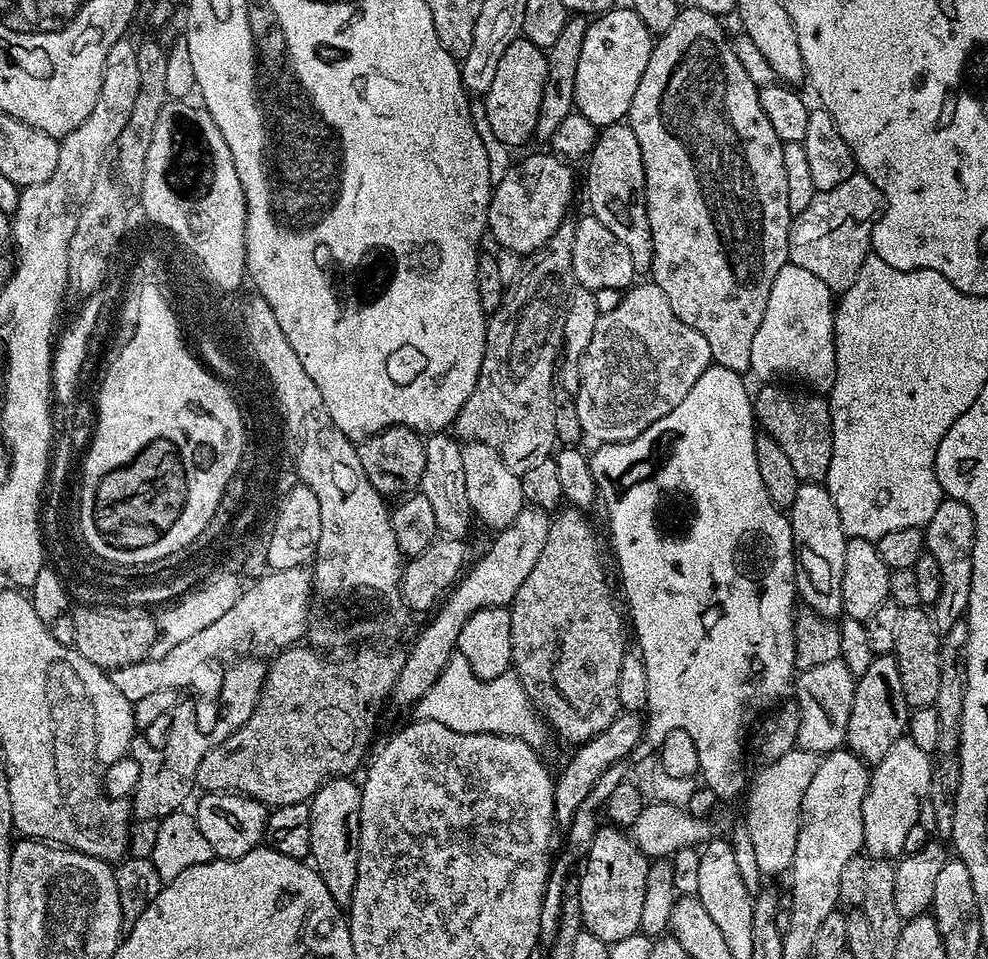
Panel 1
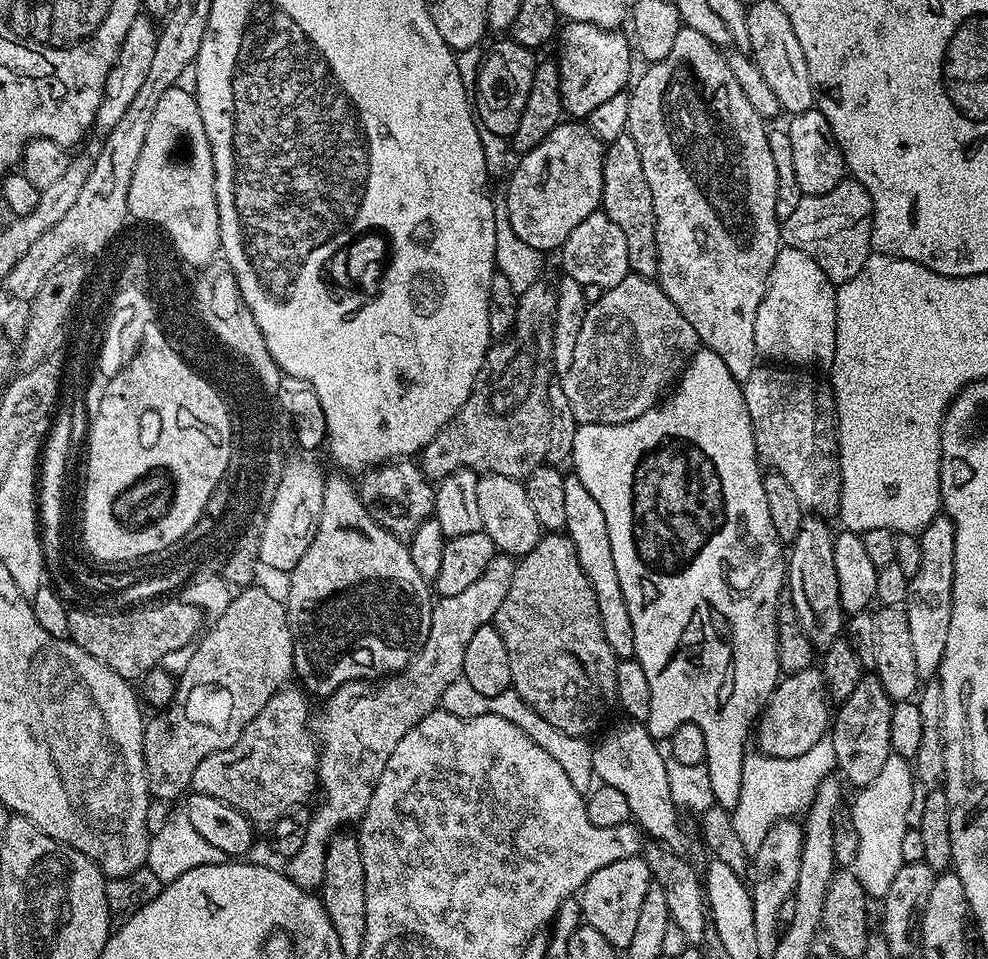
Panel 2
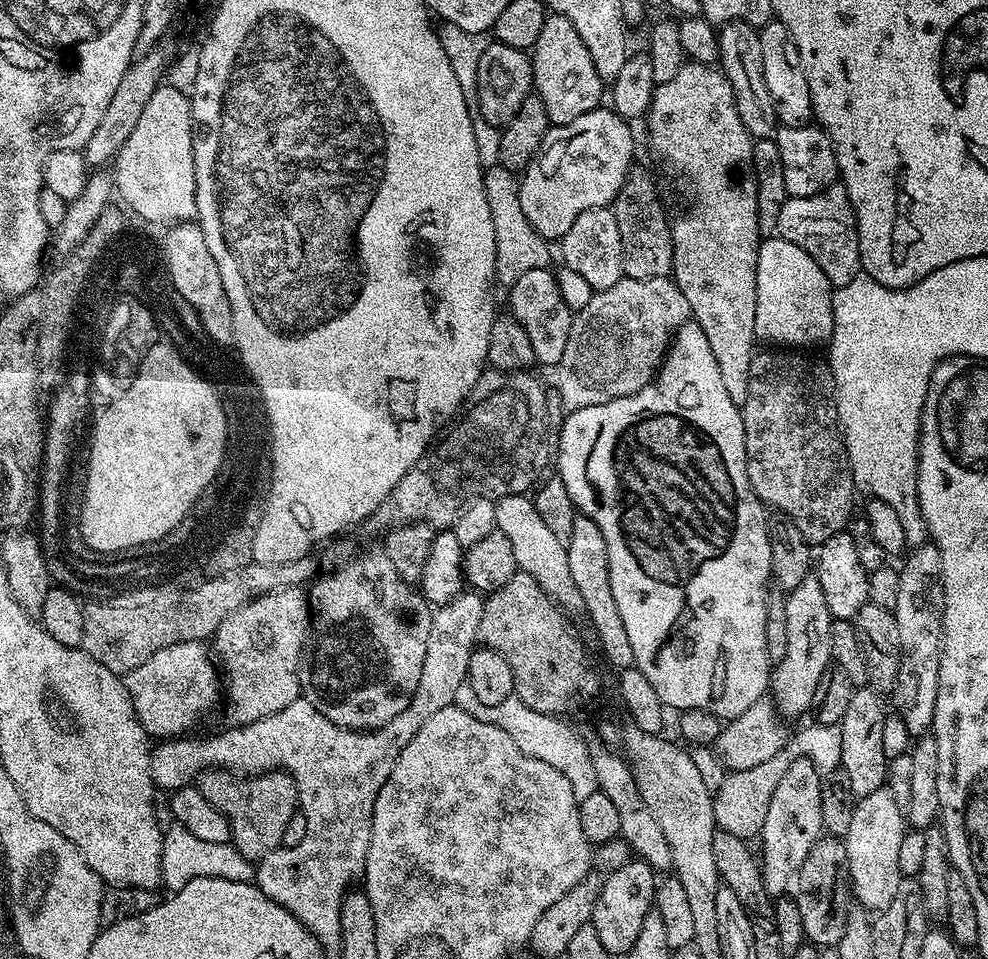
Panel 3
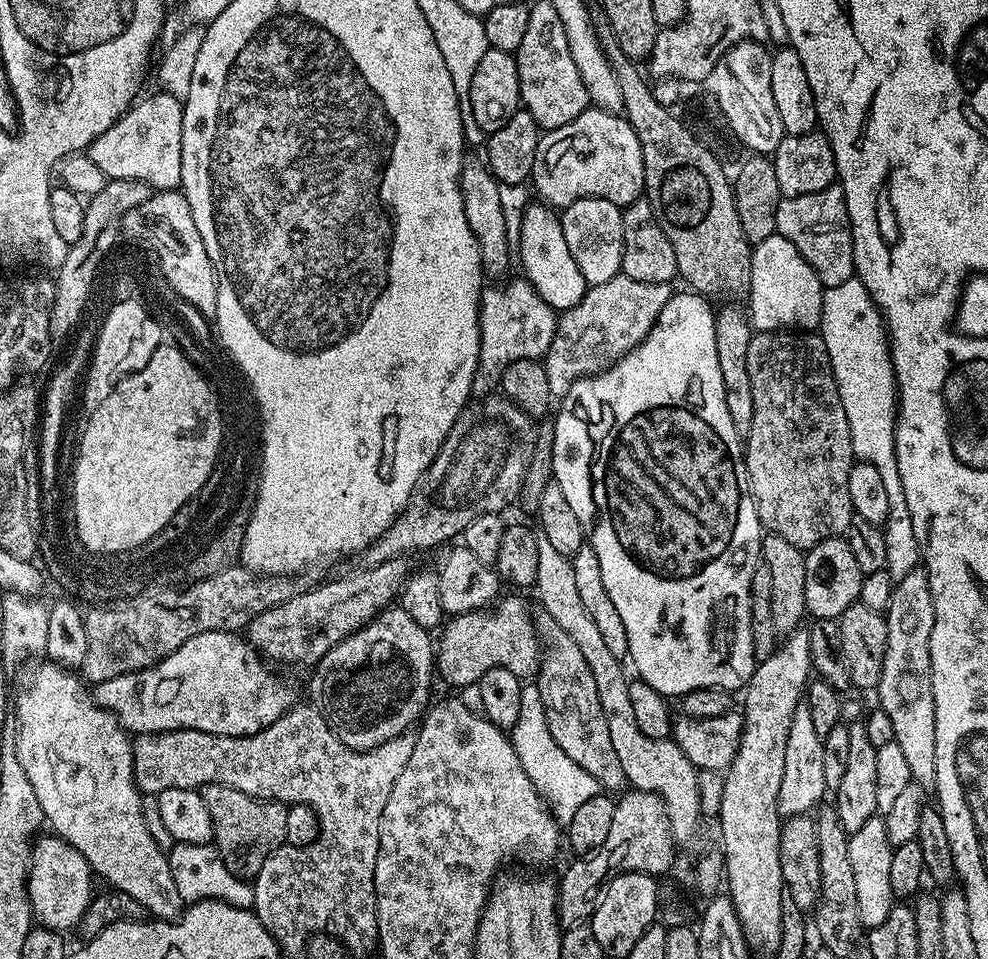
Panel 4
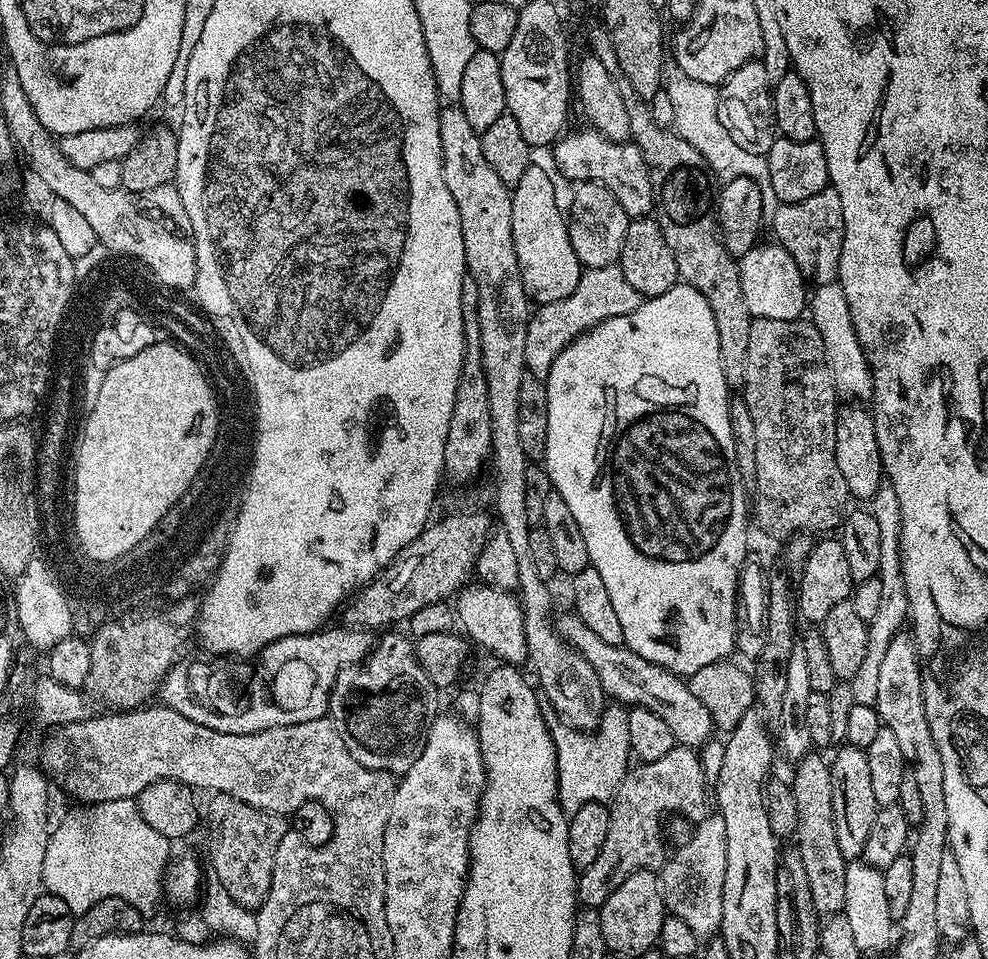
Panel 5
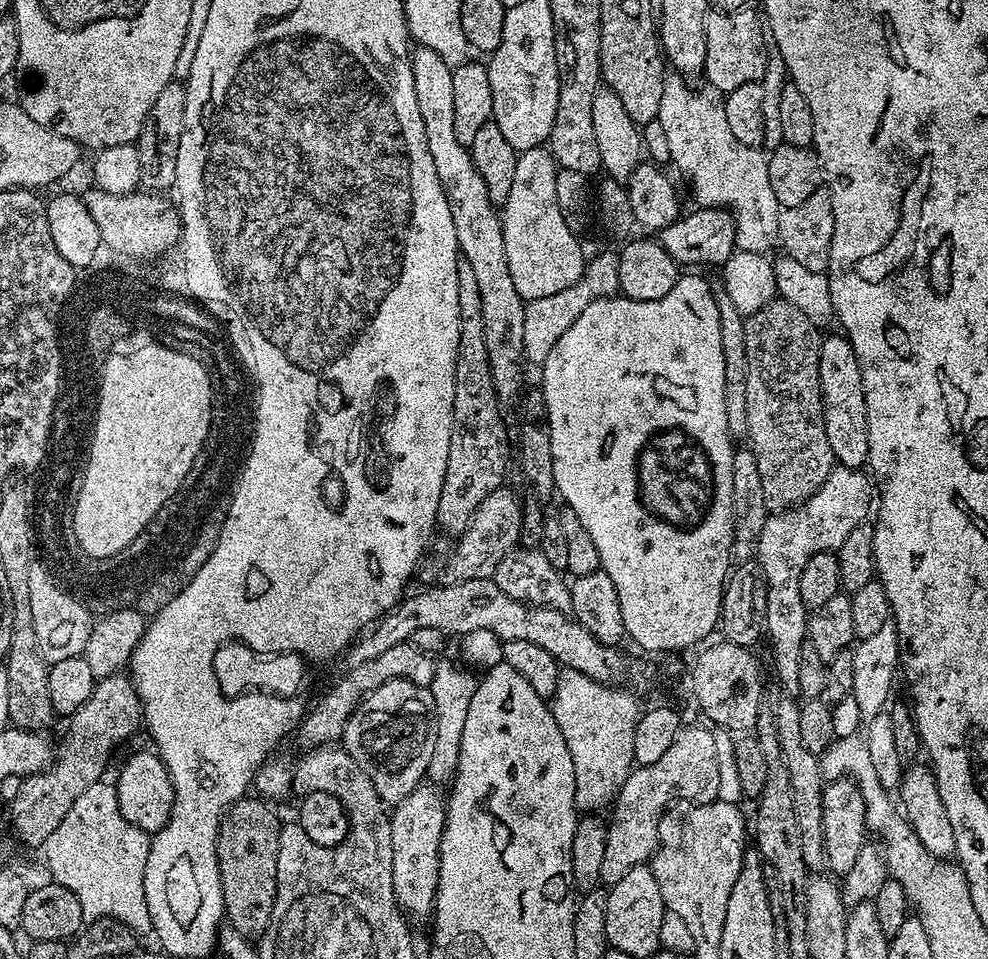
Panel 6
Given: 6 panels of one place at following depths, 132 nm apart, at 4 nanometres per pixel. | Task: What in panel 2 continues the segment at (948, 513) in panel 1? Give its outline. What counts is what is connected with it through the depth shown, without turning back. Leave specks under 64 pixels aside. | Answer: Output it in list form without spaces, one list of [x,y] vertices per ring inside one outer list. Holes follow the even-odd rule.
[[[938,515],[919,533],[922,550],[922,566],[918,566],[918,574],[908,581],[908,597],[902,605],[906,614],[906,622],[910,622],[910,643],[914,646],[914,666],[918,666],[921,681],[927,682],[940,671],[940,663],[946,650],[946,638],[950,634],[950,614],[952,613],[952,591],[954,590],[954,534],[956,524],[946,515]]]

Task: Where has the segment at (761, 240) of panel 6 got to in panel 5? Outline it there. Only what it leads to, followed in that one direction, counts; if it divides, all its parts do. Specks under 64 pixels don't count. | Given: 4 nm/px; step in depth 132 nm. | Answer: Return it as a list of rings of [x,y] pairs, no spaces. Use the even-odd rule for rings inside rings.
[[[672,66],[667,69],[666,79],[663,81],[662,90],[670,96],[671,108],[674,109],[674,120],[672,128],[708,164],[708,168],[717,181],[727,182],[734,178],[750,178],[760,187],[762,194],[762,210],[765,217],[772,217],[776,212],[777,199],[774,194],[774,186],[770,186],[770,166],[767,156],[750,154],[726,134],[726,126],[722,126],[718,119],[718,88],[717,85],[698,82],[695,78],[690,78],[690,74],[682,74],[682,70]]]

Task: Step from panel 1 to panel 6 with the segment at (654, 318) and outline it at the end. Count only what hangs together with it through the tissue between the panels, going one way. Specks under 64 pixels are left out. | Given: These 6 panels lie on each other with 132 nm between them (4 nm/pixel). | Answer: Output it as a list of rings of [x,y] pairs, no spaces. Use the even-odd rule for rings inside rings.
[[[600,252],[589,259],[584,266],[584,273],[574,286],[566,286],[566,290],[558,290],[558,294],[546,294],[546,298],[534,298],[527,301],[522,314],[522,346],[524,358],[529,365],[542,366],[546,358],[550,358],[550,350],[558,346],[558,338],[578,322],[578,314],[590,306],[590,302],[602,300],[605,296],[615,296],[620,292],[618,282],[618,255],[613,252]]]

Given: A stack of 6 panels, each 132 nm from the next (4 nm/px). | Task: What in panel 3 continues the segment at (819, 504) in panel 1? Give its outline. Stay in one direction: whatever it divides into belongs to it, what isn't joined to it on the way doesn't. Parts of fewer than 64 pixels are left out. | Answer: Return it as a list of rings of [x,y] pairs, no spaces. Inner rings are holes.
[[[814,574],[802,578],[798,586],[787,593],[786,650],[785,656],[770,672],[770,699],[781,717],[796,716],[812,708],[814,690],[822,682],[822,674],[832,664],[830,654],[830,626],[834,617],[826,606],[826,594],[822,594],[822,582]]]

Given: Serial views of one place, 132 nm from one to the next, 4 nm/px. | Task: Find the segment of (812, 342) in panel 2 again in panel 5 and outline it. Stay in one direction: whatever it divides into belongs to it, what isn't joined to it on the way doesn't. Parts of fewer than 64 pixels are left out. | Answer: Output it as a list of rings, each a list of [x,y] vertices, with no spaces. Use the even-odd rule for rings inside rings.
[[[779,242],[757,243],[755,248],[739,257],[742,294],[746,298],[746,310],[754,318],[786,318],[799,320],[805,315],[810,300],[810,288],[804,275],[798,270],[798,262]]]

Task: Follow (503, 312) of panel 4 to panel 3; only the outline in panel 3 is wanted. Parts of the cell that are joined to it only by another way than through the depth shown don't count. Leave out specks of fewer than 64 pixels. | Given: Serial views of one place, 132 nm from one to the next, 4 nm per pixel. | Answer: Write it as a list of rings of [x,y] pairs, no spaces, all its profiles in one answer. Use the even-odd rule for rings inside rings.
[[[551,267],[527,270],[511,287],[507,289],[507,311],[530,334],[530,346],[534,346],[534,354],[542,365],[559,365],[562,354],[566,354],[566,338],[570,338],[570,326],[574,312],[568,305],[568,297],[558,290],[556,272]]]

